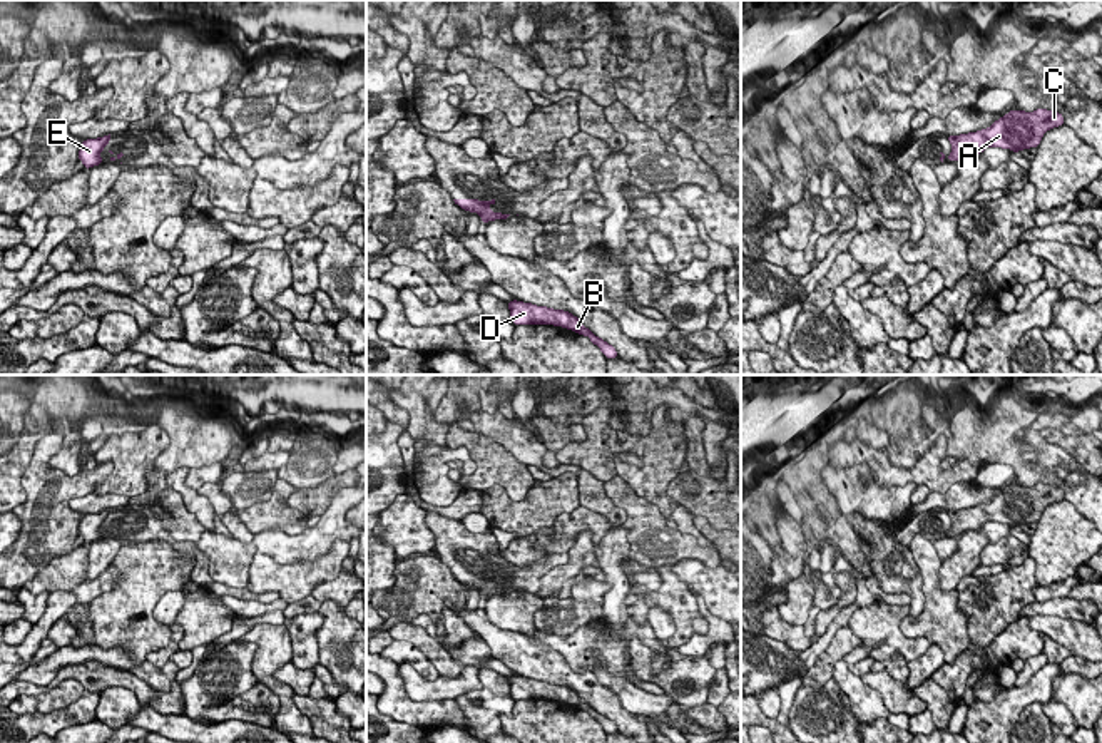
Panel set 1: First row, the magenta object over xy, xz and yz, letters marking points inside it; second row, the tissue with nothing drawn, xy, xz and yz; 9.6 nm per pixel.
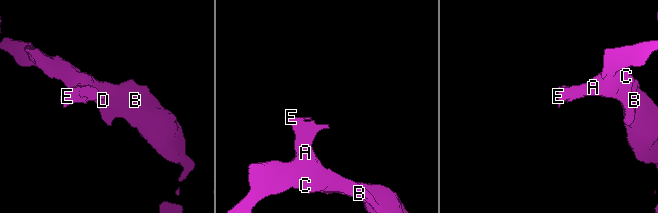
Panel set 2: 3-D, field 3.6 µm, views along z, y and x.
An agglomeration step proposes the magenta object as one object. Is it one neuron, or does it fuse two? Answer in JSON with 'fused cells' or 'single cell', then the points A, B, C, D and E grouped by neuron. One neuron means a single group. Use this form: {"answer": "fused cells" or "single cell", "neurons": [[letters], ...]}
{"answer": "single cell", "neurons": [["A", "B", "C", "D", "E"]]}

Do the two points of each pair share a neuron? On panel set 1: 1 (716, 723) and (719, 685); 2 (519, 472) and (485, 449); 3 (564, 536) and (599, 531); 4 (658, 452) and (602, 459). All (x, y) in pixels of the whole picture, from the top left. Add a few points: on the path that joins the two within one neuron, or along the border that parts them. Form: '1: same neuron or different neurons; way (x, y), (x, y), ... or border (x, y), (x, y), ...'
1: different neurons; border (708, 702), (716, 707)
2: same neuron; way (510, 472), (494, 457)
3: same neuron; way (572, 527), (576, 524), (591, 524)
4: different neurons; border (617, 432), (612, 450), (622, 461), (641, 467)

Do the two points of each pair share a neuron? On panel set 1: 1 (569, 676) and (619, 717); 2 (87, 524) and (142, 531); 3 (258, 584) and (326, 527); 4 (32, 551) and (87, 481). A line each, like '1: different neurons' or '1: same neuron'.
1: same neuron
2: same neuron
3: different neurons
4: same neuron

